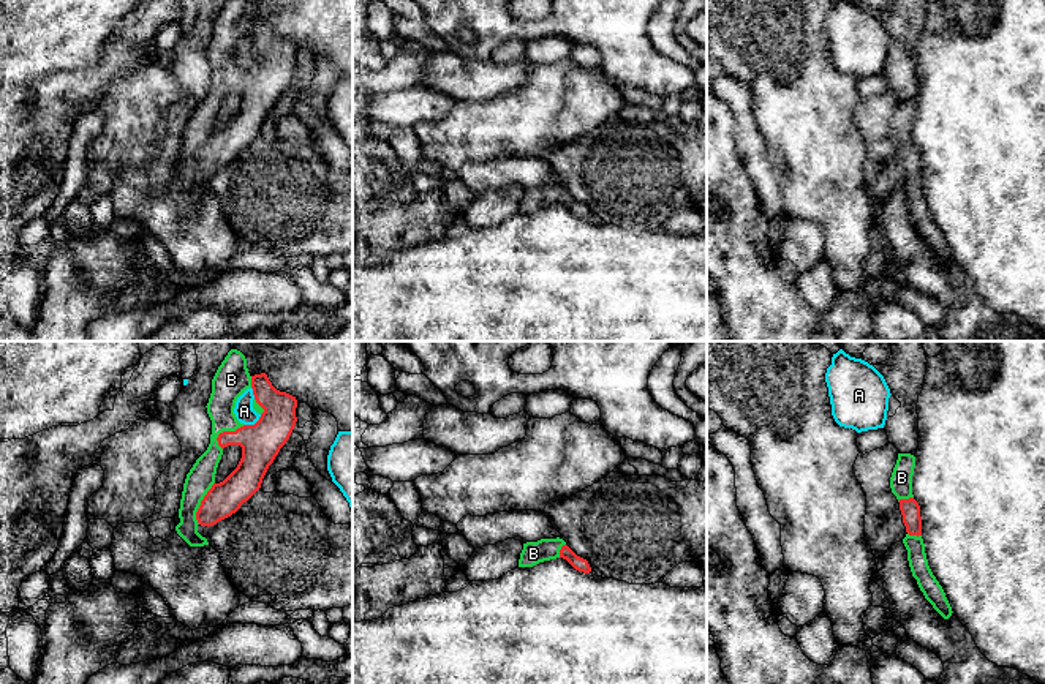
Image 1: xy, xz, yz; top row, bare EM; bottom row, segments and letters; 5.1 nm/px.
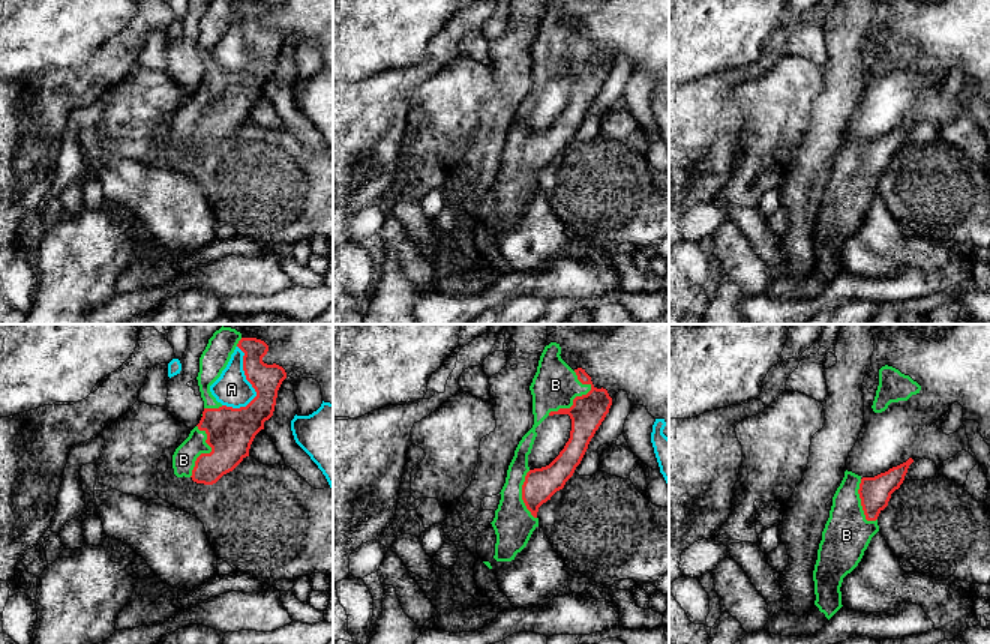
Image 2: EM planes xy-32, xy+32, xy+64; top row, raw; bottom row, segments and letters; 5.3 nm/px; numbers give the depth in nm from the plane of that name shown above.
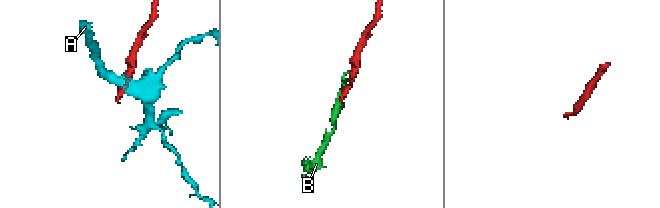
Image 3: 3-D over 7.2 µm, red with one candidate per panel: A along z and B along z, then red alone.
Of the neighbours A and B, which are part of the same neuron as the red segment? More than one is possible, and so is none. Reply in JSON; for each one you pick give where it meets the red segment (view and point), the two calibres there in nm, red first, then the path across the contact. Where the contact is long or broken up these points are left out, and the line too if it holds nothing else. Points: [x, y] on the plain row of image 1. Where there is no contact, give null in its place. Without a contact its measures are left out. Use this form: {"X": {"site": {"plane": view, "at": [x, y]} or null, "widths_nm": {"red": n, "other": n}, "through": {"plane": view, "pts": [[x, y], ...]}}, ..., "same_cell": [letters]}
{"B": {"site": {"plane": "xy", "at": [201, 149]}, "widths_nm": {"red": 170, "other": 140}}, "same_cell": ["B"]}

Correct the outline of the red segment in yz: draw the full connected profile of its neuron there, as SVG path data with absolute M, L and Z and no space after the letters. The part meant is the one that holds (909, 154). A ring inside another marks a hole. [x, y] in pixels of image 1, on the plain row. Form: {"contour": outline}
{"contour": "M898 100L898 106L890 123L890 134L900 148L903 169L907 179L903 185L903 190L907 196L907 207L912 223L917 226L917 231L925 245L944 265L949 265L953 259L952 253L945 243L942 232L933 221L925 199L925 190L922 185L920 152L912 141L914 114L914 101Z"}

